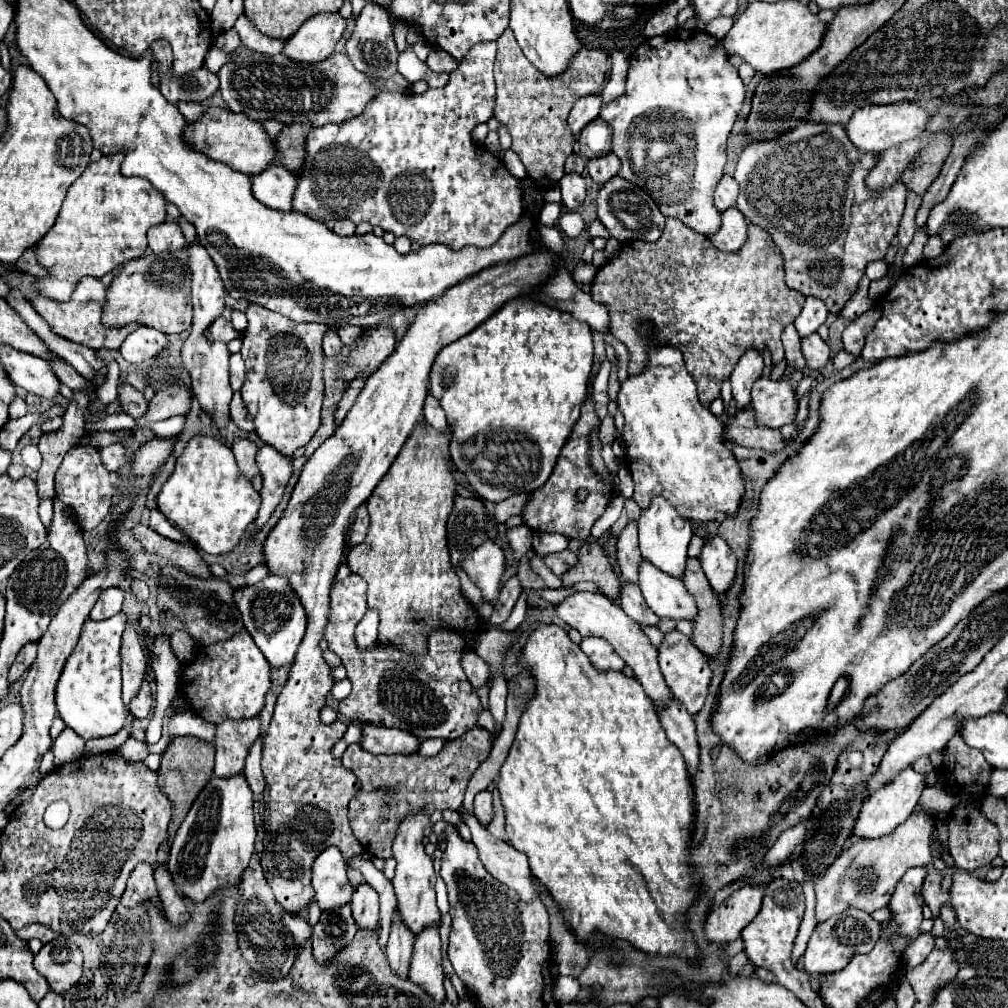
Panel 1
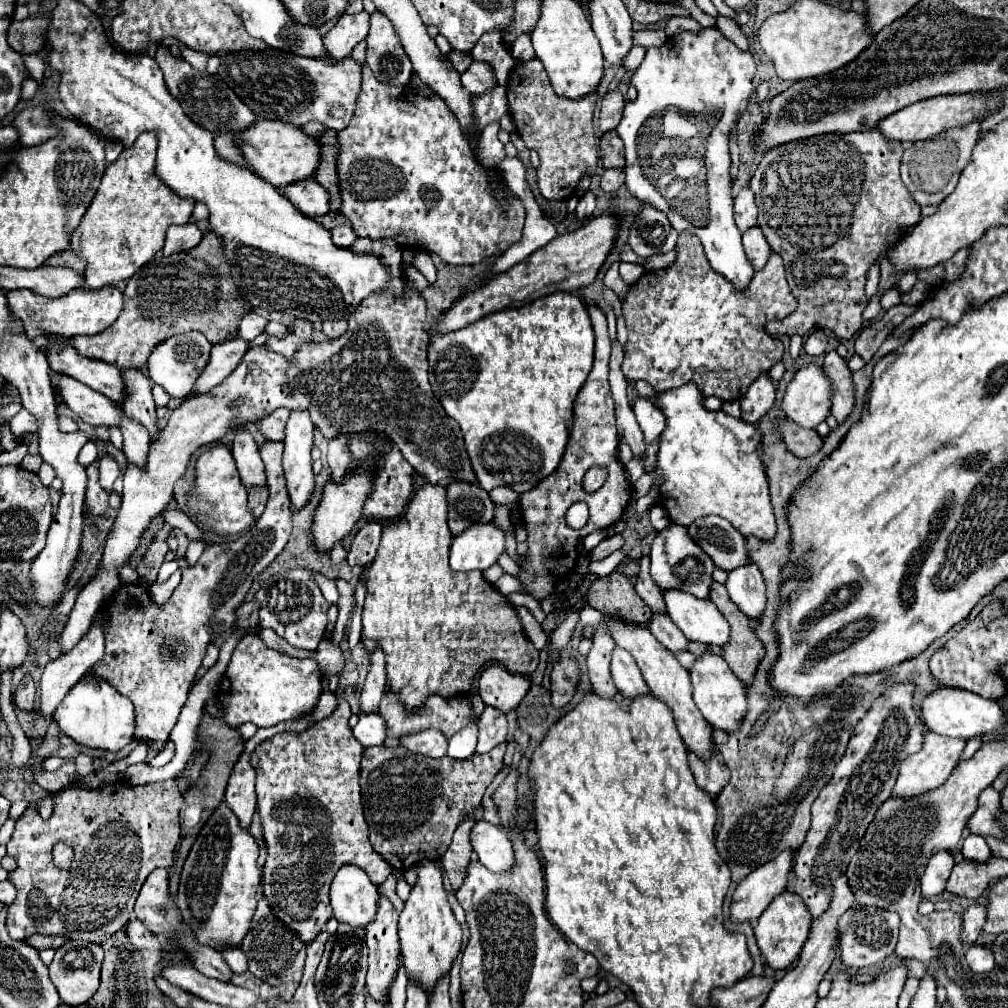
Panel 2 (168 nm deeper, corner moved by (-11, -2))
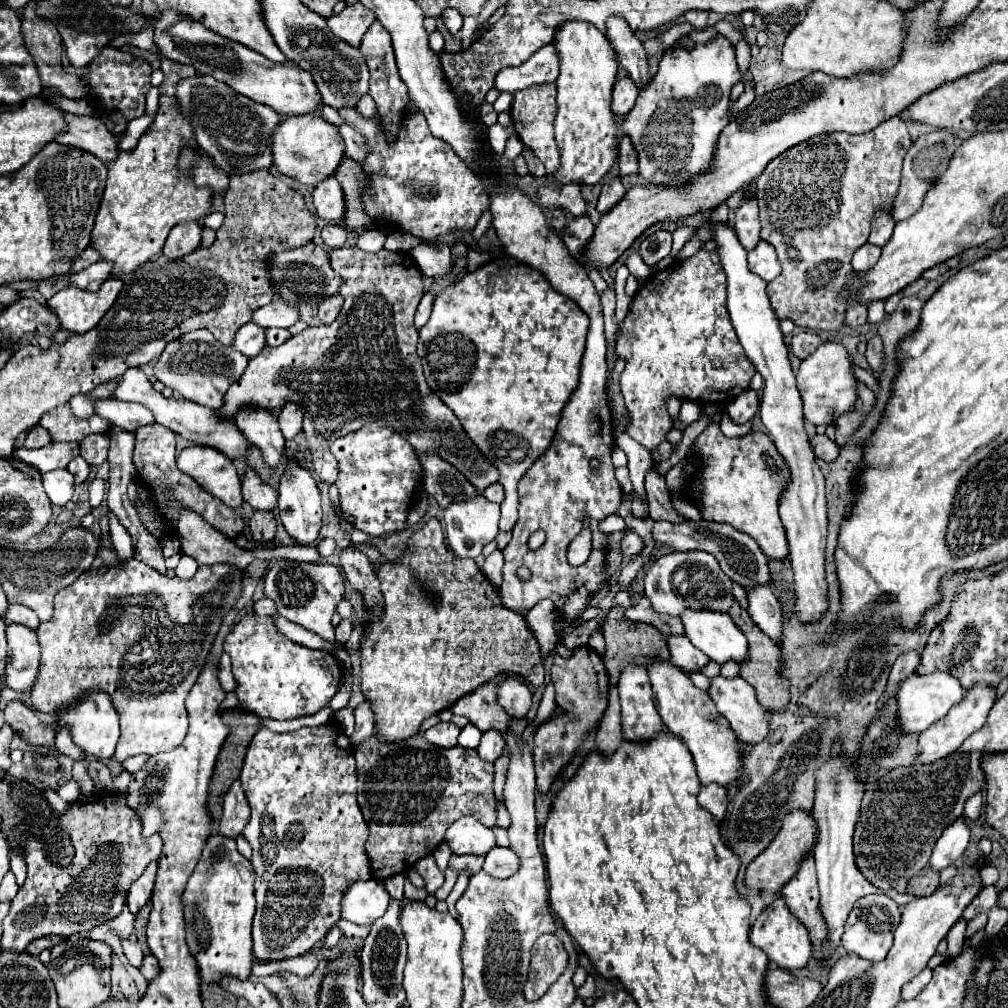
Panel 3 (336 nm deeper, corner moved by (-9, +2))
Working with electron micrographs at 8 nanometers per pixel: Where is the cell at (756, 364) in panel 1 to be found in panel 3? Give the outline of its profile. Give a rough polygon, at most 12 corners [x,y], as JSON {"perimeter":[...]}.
{"perimeter":[[754,389],[738,395],[726,405],[734,423],[746,423],[758,413]]}

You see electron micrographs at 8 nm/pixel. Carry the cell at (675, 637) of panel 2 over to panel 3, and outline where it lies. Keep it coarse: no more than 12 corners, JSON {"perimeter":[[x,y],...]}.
{"perimeter":[[684,635],[666,637],[670,661],[686,673],[700,671],[708,657]]}

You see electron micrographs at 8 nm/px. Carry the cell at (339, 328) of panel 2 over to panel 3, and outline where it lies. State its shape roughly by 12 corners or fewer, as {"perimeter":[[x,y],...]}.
{"perimeter":[[340,295],[320,303],[318,317],[322,323],[332,323],[342,309]]}

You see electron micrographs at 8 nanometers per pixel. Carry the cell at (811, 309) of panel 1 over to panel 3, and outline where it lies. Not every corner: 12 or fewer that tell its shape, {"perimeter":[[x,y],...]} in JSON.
{"perimeter":[[796,331],[790,349],[804,359],[822,339],[812,331]]}

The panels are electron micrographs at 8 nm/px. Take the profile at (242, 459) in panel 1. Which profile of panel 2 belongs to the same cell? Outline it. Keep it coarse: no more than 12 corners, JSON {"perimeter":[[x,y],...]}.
{"perimeter":[[268,487],[250,489],[248,509],[256,519],[264,513]]}

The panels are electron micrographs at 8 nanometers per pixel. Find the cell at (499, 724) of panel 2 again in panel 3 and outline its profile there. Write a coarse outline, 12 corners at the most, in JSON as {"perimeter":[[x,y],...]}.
{"perimeter":[[484,731],[478,755],[496,761],[504,749],[502,733]]}

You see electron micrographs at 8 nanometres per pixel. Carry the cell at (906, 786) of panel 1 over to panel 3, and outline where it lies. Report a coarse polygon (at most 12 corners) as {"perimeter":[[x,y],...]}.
{"perimeter":[[976,685],[918,735],[914,765],[958,751],[984,725],[996,689]]}

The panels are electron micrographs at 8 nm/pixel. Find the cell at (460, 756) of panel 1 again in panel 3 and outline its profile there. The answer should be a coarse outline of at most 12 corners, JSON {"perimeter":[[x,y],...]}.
{"perimeter":[[422,735],[354,745],[372,875],[414,867],[472,815],[494,763]]}

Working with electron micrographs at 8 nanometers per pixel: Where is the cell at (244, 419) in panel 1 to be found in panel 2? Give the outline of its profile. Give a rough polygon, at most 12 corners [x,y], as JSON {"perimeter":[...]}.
{"perimeter":[[276,409],[256,425],[266,439],[282,441],[290,409]]}

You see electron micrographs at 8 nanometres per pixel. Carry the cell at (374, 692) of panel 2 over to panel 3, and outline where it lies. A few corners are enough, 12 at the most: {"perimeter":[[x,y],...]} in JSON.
{"perimeter":[[364,699],[354,709],[352,745],[376,733],[372,703]]}

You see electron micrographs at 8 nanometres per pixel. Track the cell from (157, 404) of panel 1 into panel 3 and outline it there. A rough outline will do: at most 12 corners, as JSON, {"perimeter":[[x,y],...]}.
{"perimeter":[[252,323],[242,325],[232,347],[246,357],[260,353],[264,329]]}

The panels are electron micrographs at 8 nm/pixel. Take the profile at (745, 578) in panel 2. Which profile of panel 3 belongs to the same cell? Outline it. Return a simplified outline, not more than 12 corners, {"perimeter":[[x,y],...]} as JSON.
{"perimeter":[[768,585],[746,589],[748,615],[774,641],[782,635],[778,597]]}

